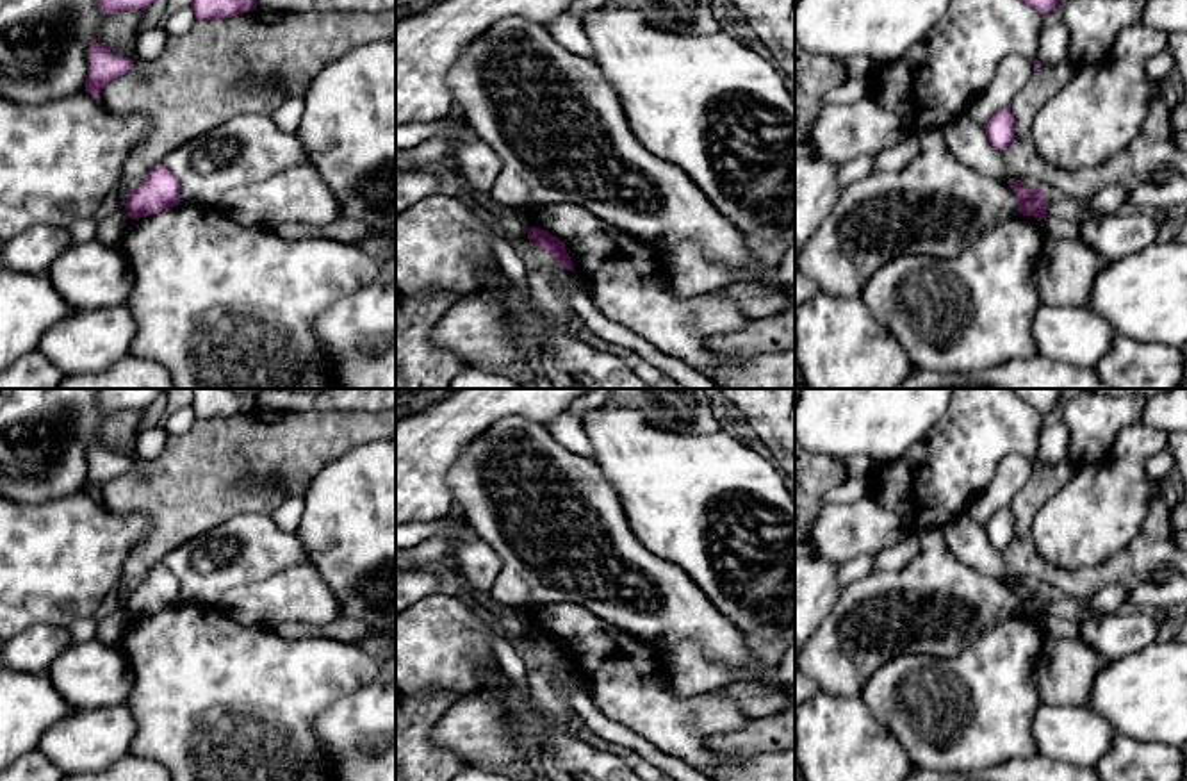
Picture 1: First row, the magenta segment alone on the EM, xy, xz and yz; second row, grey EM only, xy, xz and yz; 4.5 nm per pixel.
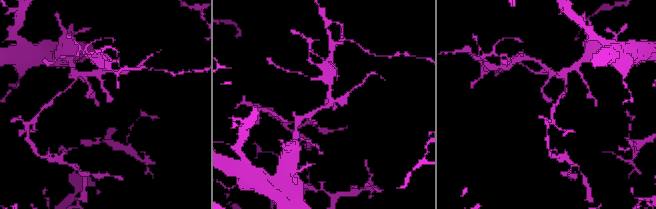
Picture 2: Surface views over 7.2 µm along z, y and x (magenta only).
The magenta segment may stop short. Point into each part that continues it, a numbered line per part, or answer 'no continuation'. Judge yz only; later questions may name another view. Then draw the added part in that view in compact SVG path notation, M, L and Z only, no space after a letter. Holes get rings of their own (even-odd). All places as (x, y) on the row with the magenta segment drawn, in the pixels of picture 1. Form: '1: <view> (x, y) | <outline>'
no continuation

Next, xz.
no continuation

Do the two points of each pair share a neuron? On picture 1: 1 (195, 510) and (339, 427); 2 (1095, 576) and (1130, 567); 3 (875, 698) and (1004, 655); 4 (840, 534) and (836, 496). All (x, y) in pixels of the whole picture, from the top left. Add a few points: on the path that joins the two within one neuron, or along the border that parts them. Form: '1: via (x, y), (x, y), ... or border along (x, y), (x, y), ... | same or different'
1: via (230, 475), (241, 464), (303, 443) | same
2: via (1104, 575), (1121, 567) | same
3: via (908, 674), (933, 676), (941, 669), (972, 669) | same
4: border along (865, 496), (849, 503), (824, 505) | different

